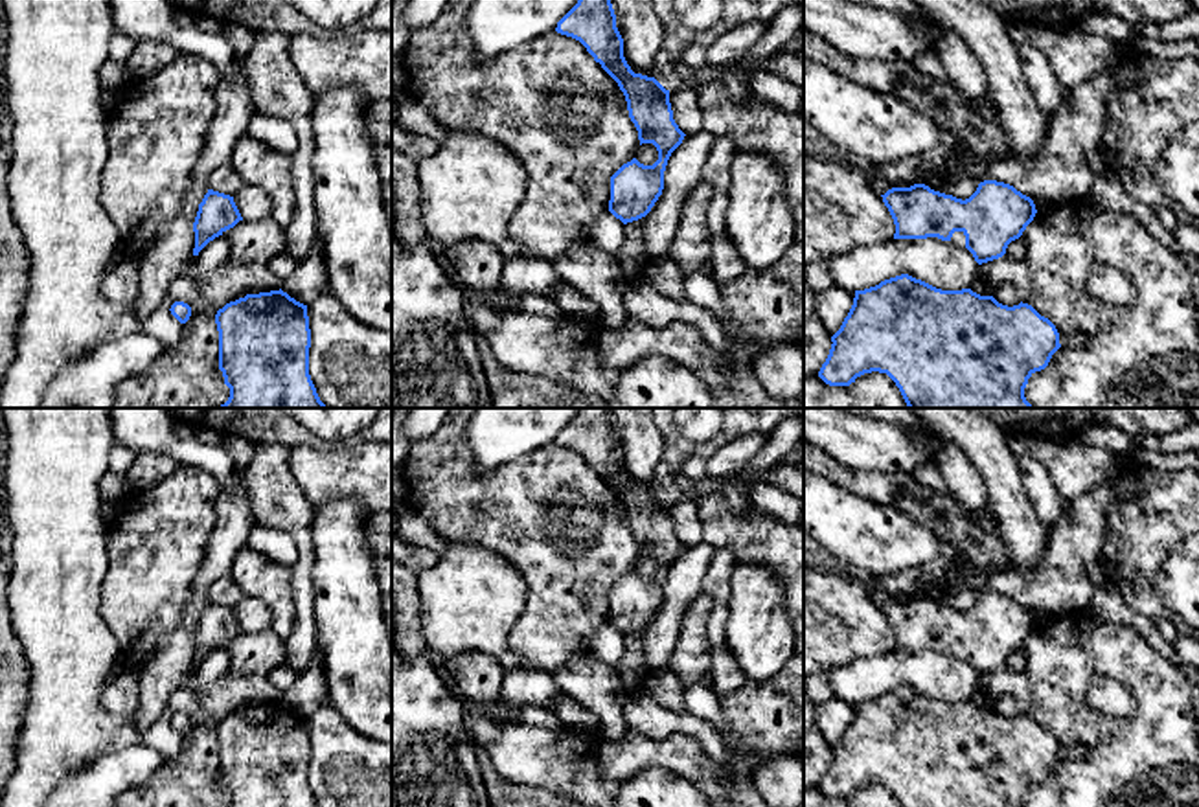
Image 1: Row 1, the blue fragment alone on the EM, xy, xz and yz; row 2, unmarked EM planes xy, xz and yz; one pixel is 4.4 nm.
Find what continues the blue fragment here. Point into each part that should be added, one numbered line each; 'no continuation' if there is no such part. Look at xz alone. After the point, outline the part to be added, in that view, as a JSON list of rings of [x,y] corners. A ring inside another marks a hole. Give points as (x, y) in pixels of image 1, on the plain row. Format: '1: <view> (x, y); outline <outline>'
no continuation

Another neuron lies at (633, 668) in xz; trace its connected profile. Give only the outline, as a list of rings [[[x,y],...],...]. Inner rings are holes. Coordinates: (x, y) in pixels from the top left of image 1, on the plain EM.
[[[645,629],[625,636],[625,654],[616,665],[622,676],[622,686],[629,697],[644,693],[645,682],[651,675],[644,654],[644,632]]]

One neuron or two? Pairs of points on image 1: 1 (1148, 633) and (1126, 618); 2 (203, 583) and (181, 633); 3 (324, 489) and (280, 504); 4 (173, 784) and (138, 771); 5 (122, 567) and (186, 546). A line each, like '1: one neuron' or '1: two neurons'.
1: one neuron
2: one neuron
3: two neurons
4: two neurons
5: one neuron

